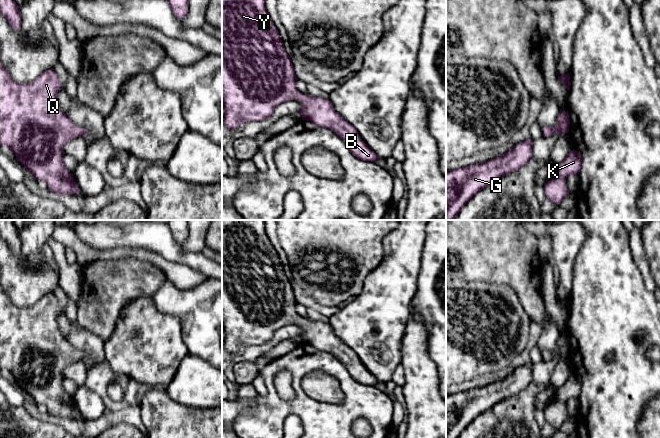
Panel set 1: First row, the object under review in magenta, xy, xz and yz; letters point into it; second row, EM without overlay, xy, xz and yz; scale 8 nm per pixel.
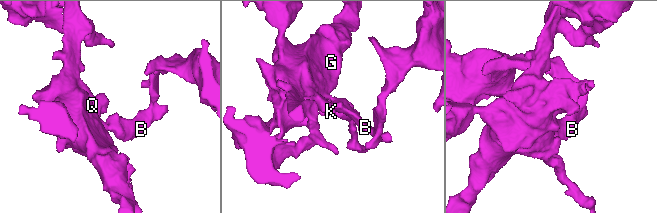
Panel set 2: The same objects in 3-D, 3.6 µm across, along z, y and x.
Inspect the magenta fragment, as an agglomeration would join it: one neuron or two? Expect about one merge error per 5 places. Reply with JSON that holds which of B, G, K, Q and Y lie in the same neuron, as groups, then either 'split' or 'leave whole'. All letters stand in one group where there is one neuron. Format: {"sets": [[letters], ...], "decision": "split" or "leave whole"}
{"sets": [["B", "G", "K", "Q", "Y"]], "decision": "leave whole"}

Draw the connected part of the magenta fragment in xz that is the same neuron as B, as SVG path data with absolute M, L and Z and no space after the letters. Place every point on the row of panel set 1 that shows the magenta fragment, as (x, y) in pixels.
M222 0L222 106L225 108L225 125L234 131L244 122L270 117L279 104L298 99L302 104L300 113L303 120L332 130L345 141L355 157L376 163L379 157L361 139L358 131L334 111L329 98L303 95L296 87L297 80L291 56L285 50L279 31L266 10L265 0Z

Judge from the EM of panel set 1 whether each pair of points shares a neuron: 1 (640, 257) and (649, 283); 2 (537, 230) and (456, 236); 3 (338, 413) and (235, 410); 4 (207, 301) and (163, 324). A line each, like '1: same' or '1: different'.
1: same
2: different
3: different
4: different

